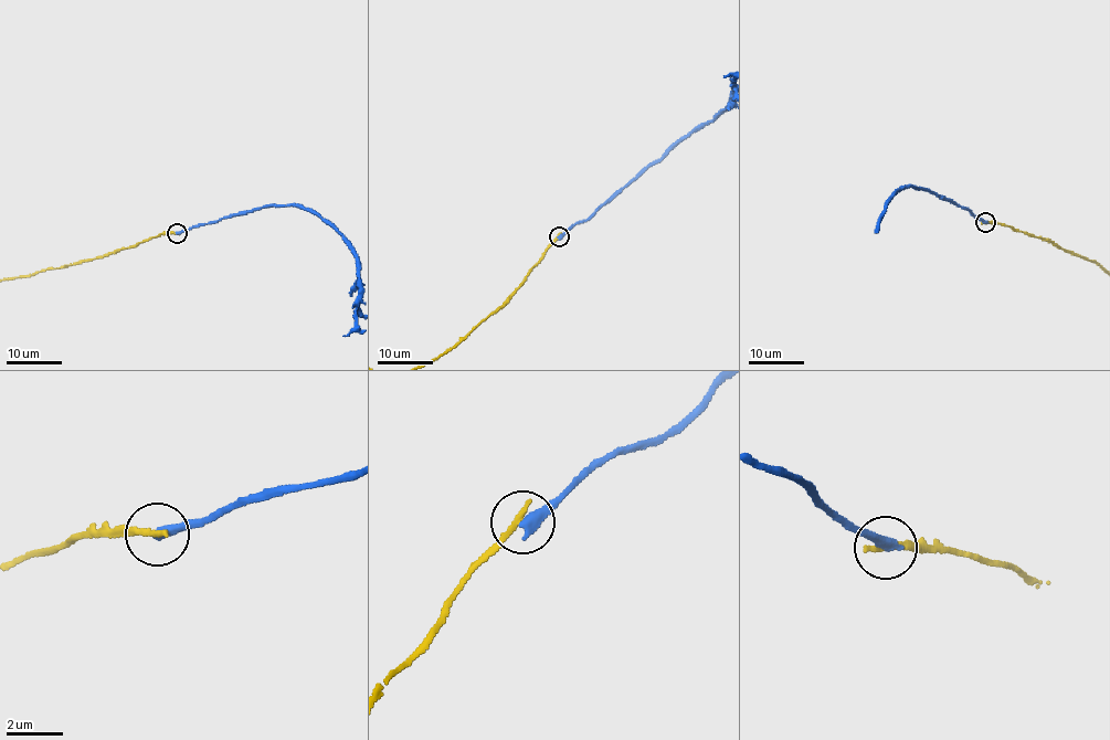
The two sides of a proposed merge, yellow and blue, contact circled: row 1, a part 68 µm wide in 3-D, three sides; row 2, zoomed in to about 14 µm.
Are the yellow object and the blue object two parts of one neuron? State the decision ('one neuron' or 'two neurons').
two neurons

